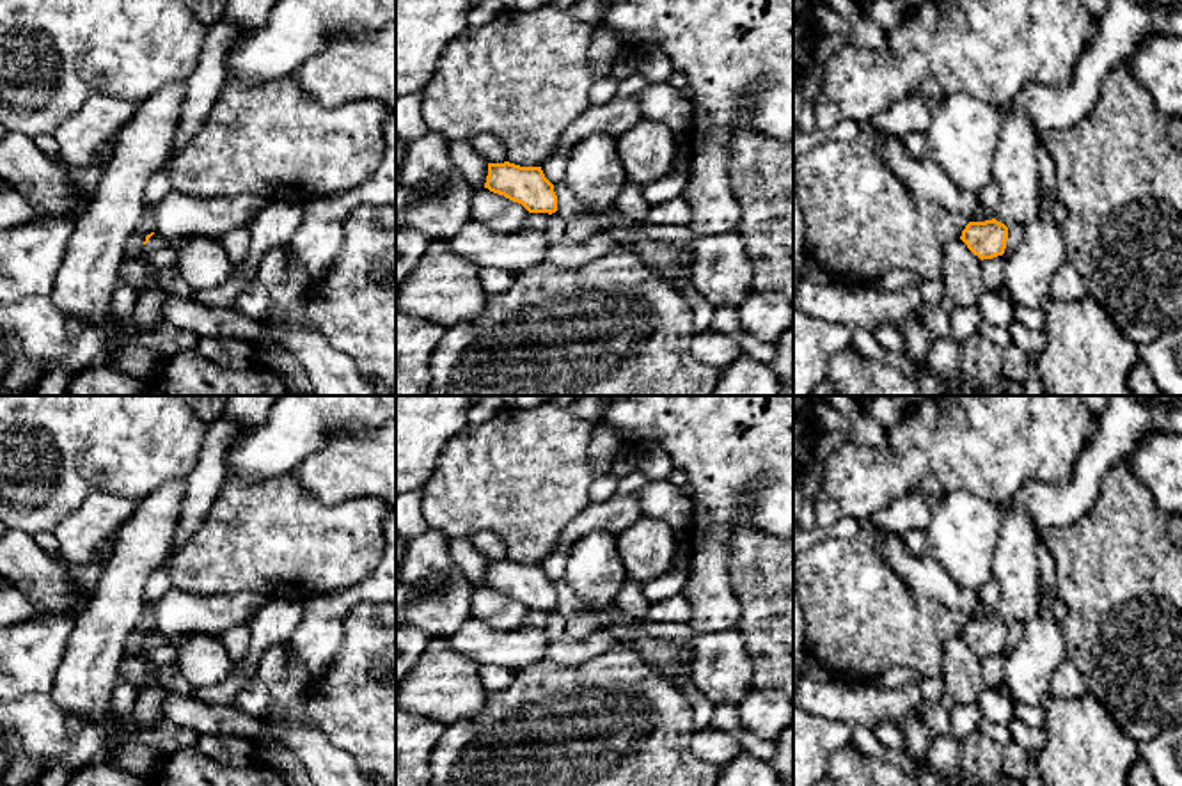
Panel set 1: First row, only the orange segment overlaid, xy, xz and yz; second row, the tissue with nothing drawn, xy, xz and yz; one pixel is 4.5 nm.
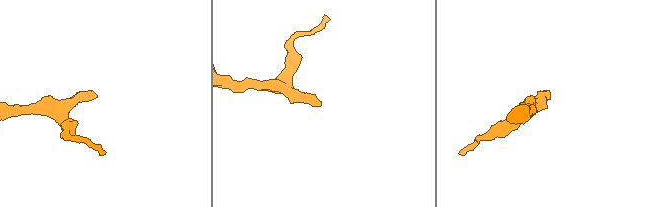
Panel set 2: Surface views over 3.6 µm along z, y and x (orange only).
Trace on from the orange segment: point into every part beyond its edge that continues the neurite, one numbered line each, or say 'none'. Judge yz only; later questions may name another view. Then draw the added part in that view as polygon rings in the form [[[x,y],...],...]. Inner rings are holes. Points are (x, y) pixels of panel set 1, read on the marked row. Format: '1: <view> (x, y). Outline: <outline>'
none

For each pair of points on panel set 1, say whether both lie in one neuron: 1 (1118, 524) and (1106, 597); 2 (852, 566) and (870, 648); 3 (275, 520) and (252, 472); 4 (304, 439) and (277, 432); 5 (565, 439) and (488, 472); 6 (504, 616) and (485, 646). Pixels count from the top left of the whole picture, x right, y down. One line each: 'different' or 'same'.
1: same
2: same
3: different
4: same
5: same
6: different

